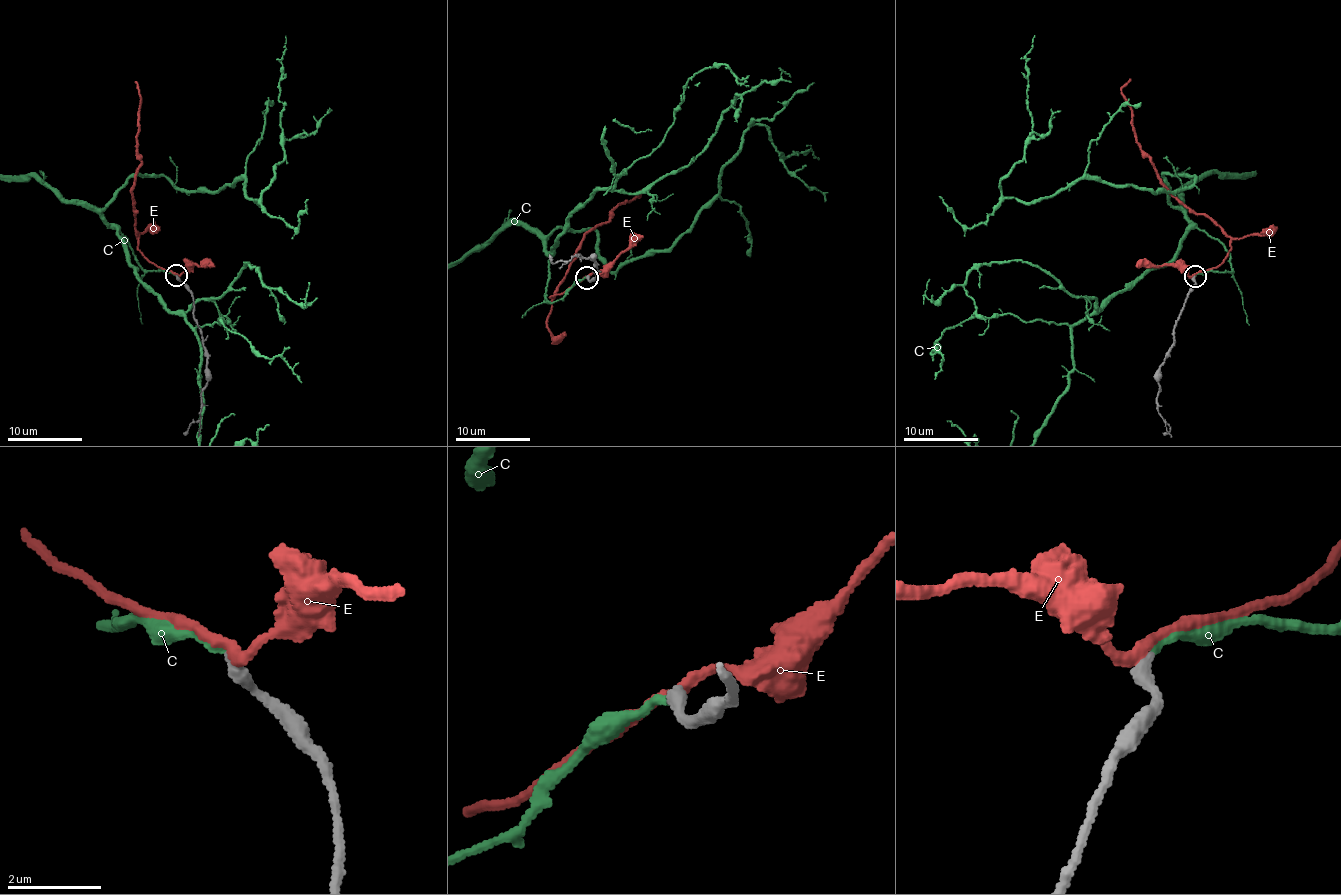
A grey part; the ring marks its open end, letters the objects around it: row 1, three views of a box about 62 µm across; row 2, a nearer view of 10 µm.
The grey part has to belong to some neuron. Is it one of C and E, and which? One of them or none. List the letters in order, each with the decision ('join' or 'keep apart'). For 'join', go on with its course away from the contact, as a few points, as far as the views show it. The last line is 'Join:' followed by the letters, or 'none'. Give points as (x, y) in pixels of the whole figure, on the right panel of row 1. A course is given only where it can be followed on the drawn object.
C: join
E: keep apart
Join: C

